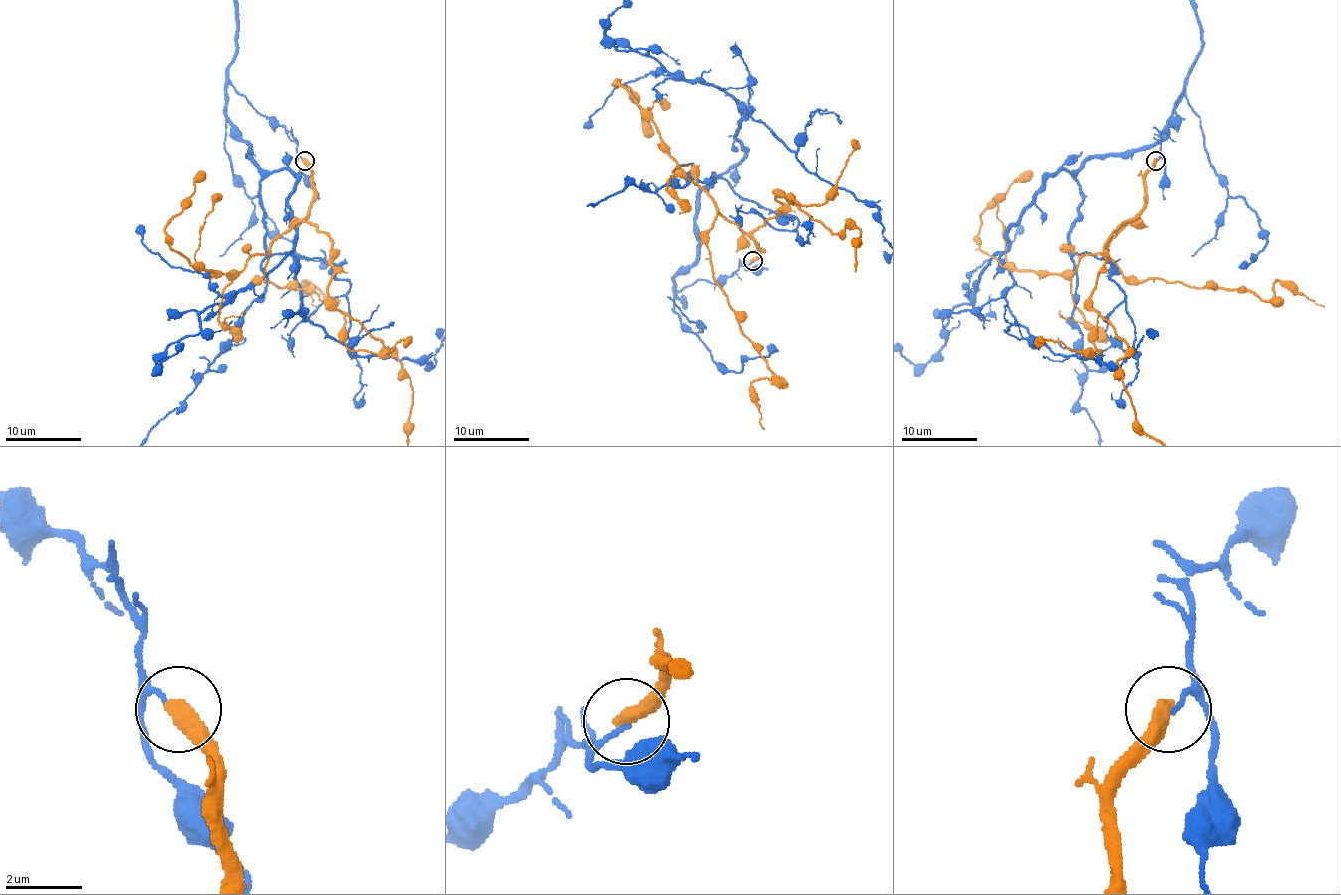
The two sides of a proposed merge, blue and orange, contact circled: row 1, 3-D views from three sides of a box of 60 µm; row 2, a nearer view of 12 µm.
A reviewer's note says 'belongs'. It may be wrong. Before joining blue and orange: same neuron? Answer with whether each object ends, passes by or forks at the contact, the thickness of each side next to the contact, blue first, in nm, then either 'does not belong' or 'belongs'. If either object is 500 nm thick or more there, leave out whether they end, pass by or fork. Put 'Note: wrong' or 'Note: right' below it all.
blue ends; orange ends; calibres 110 and 460 nm; does not belong
Note: wrong

